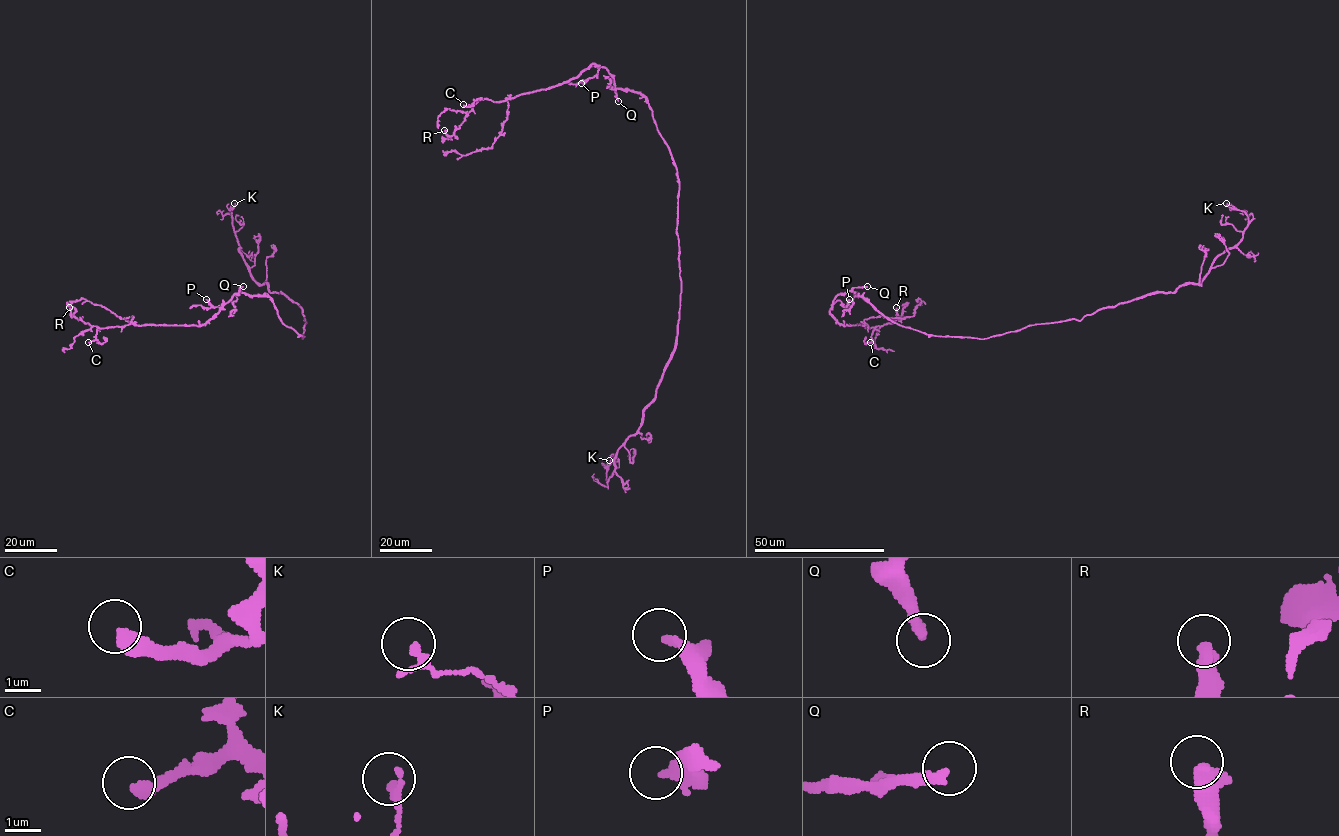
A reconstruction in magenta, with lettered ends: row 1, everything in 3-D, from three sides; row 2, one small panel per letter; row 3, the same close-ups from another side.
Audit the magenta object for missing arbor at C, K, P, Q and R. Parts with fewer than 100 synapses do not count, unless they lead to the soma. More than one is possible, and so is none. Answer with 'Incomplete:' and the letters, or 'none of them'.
Incomplete: Q

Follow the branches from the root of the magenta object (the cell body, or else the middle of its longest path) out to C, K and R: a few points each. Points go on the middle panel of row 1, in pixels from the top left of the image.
C: (679, 185), (648, 101), (616, 88), (604, 68), (592, 64), (546, 89), (463, 104)
K: (679, 185), (675, 348), (640, 427), (617, 451), (607, 482), (609, 460)
R: (679, 185), (648, 101), (616, 88), (609, 71), (593, 64), (546, 89), (480, 99), (452, 135), (444, 130)

